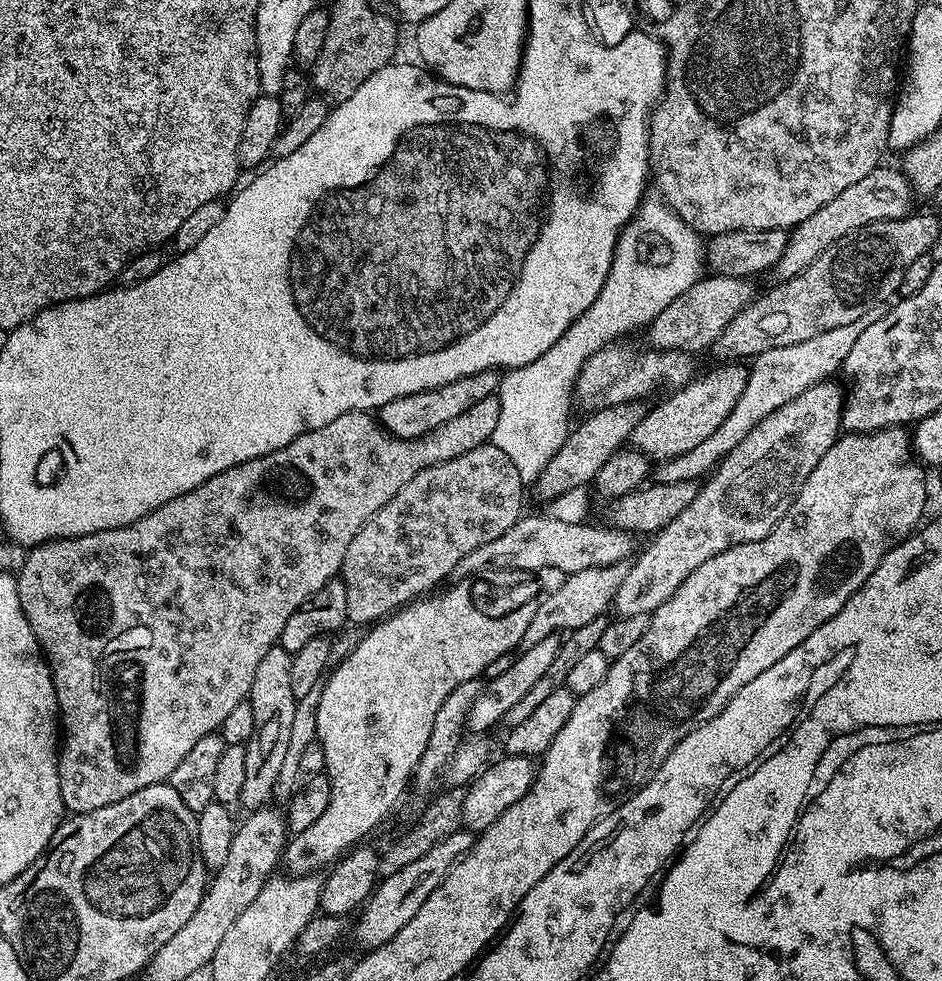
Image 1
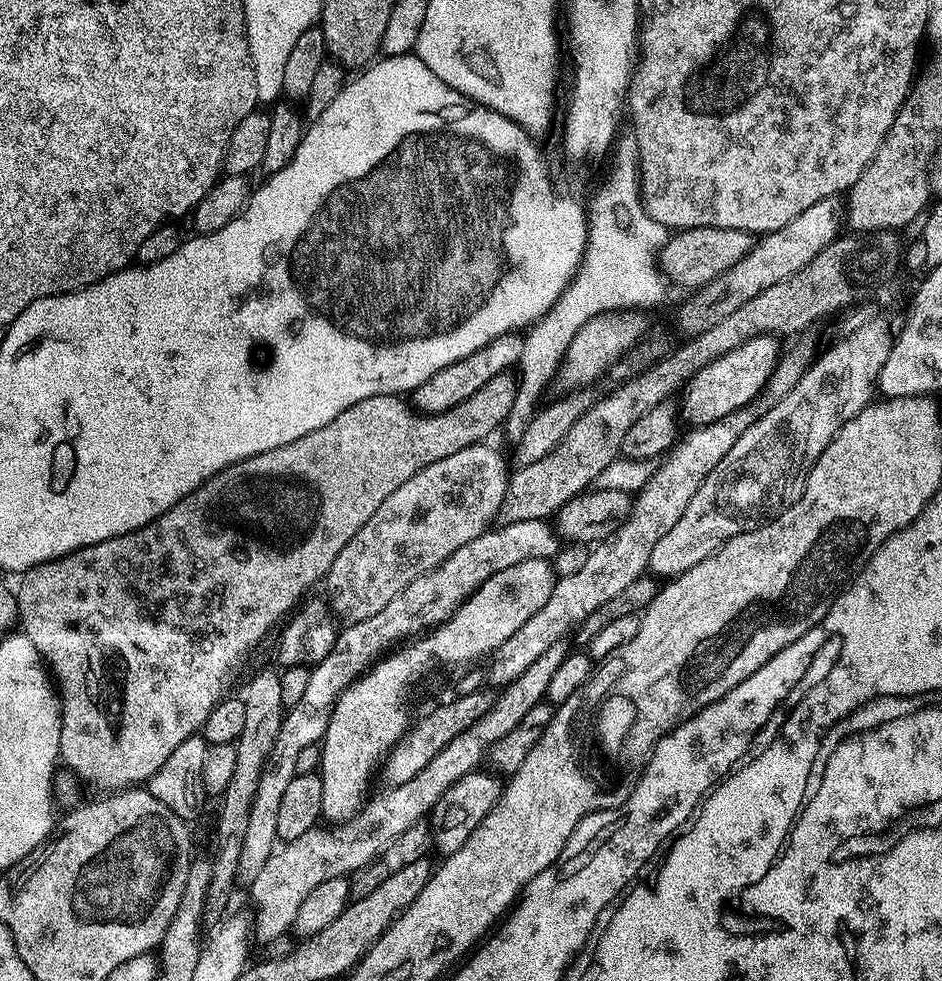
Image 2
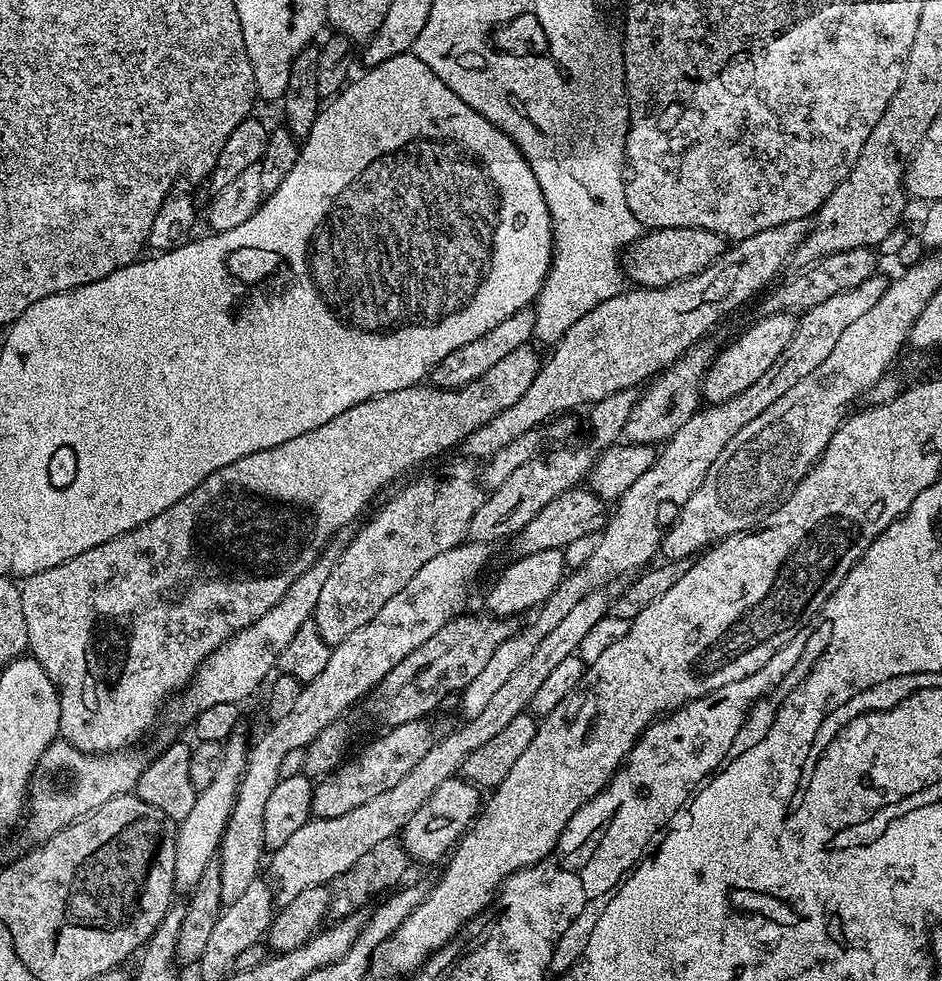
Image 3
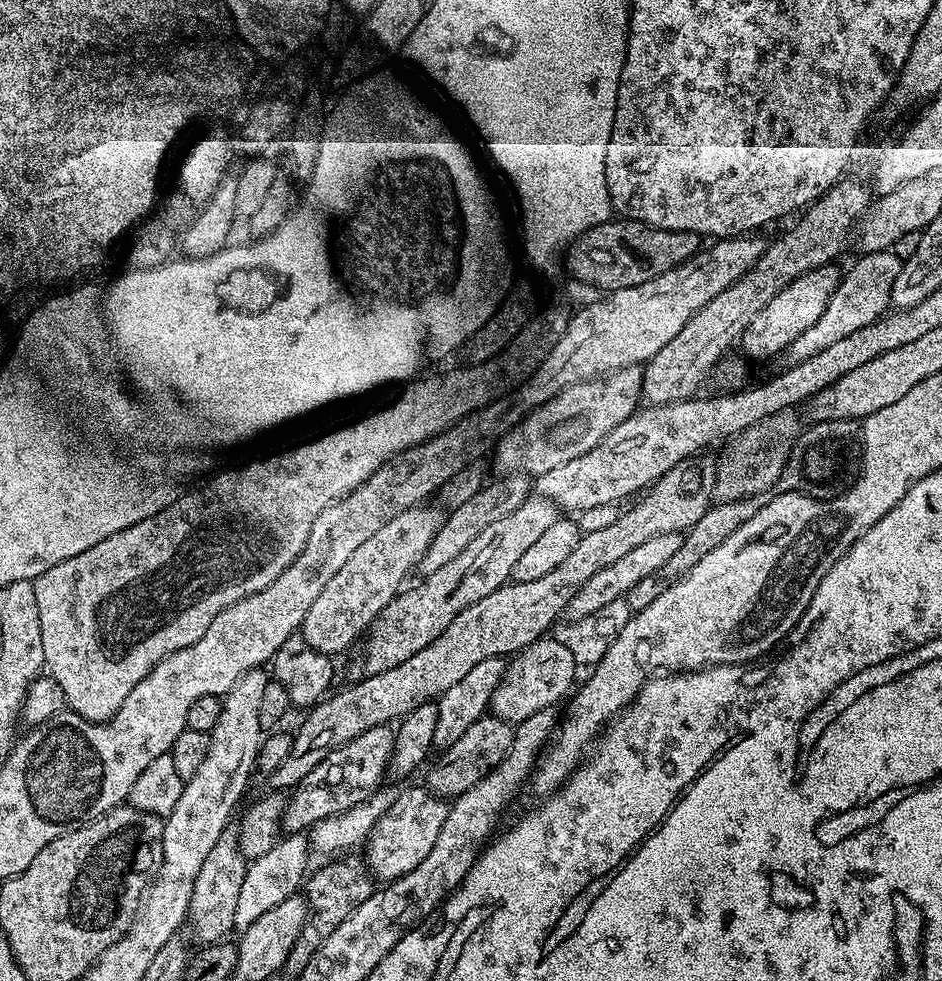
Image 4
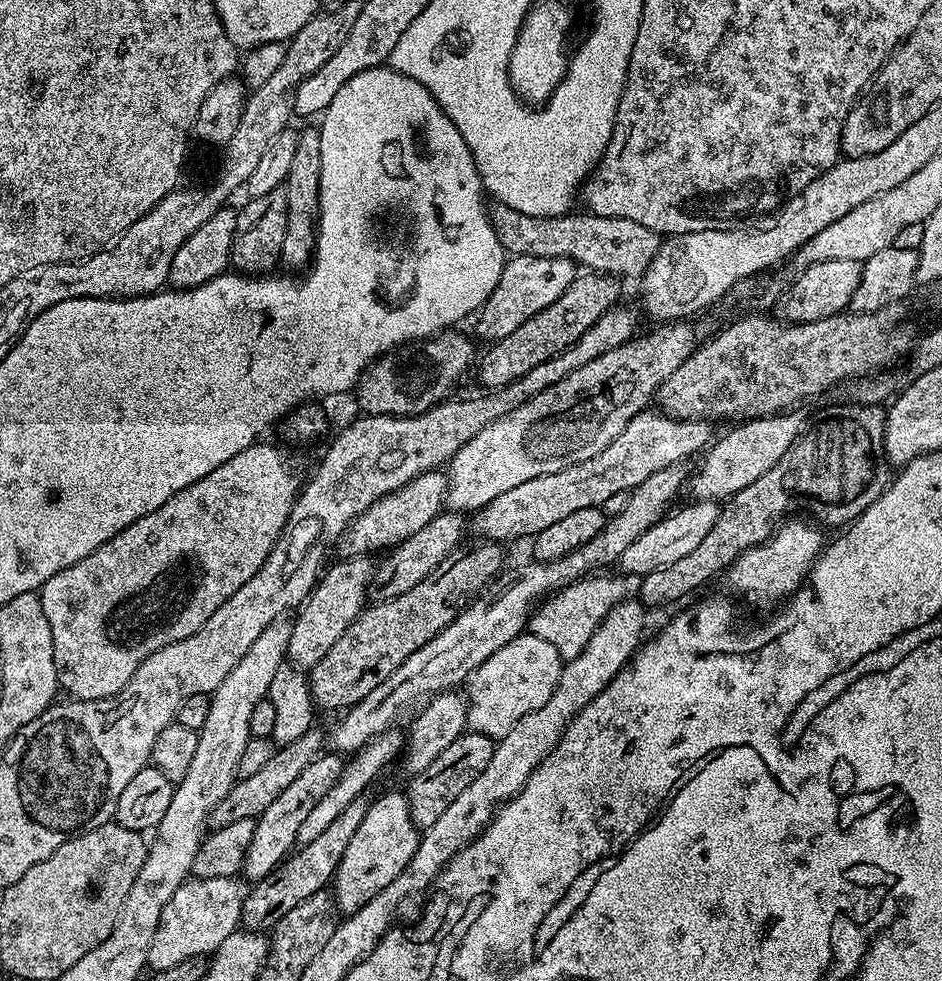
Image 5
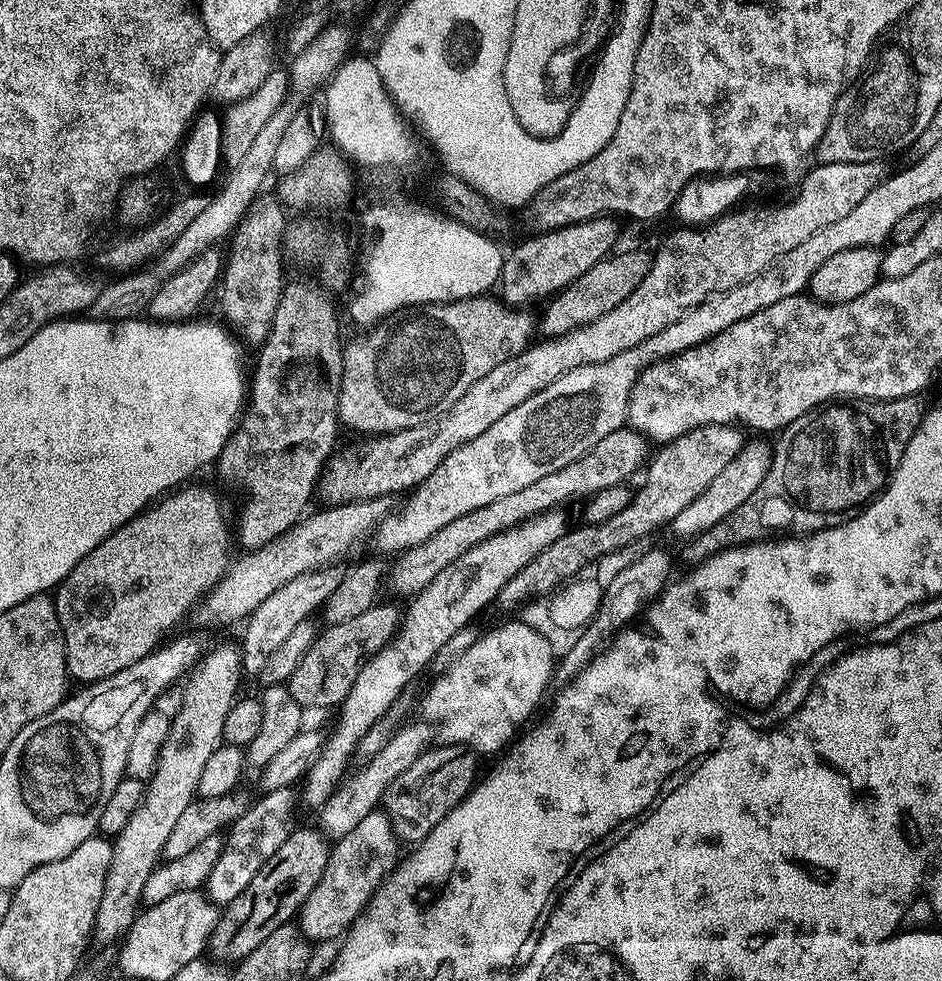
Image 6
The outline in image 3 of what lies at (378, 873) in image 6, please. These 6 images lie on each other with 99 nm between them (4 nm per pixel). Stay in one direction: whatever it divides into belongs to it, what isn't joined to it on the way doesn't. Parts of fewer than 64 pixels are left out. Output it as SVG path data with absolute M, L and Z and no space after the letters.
M453 778L442 782L426 802L413 816L404 823L402 843L413 861L421 860L432 864L435 860L443 861L455 849L464 832L472 826L473 820L480 814L482 792L475 784L463 778Z

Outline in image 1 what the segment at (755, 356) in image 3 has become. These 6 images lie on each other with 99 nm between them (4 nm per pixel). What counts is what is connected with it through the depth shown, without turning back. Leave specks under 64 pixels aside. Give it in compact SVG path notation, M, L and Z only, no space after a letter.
M743 363L724 364L720 370L708 373L706 376L699 375L693 378L689 384L682 388L677 388L665 398L661 404L656 404L653 408L649 407L645 411L644 416L638 422L638 426L634 426L630 442L653 461L661 462L675 458L676 455L685 454L694 446L700 445L706 438L710 436L718 426L725 422L727 416L738 403L738 398L742 398L743 391L746 388L749 369L741 365Z

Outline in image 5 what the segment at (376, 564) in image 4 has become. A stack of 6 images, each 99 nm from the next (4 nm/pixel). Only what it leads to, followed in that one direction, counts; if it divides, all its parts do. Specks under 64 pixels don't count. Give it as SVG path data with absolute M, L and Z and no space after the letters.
M367 555L350 556L347 558L337 559L337 564L329 570L328 576L324 576L316 584L316 589L312 592L312 597L304 604L304 609L297 614L296 620L291 621L292 633L290 634L290 642L288 643L287 659L291 661L295 667L301 670L310 670L319 660L326 658L326 652L330 650L330 646L334 646L334 642L338 642L338 638L342 638L344 633L356 617L364 611L366 601L364 601L364 592L369 591L372 582L372 573L374 571L373 561L368 561Z

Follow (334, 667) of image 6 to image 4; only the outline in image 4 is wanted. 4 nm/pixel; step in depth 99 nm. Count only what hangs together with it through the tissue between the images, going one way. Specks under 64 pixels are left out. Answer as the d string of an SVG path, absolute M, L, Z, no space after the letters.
M533 495L514 514L486 526L486 530L482 530L482 534L478 534L478 538L474 538L474 542L470 542L462 554L446 562L442 570L434 570L434 574L423 577L417 588L409 587L401 591L380 611L367 633L363 671L368 674L385 672L406 662L406 658L414 658L418 650L430 646L430 642L441 636L446 626L450 626L458 614L462 614L462 610L474 606L474 602L482 602L486 594L494 594L494 590L509 583L518 558L522 558L522 554L538 538L542 538L542 534L546 534L557 519L556 505Z

